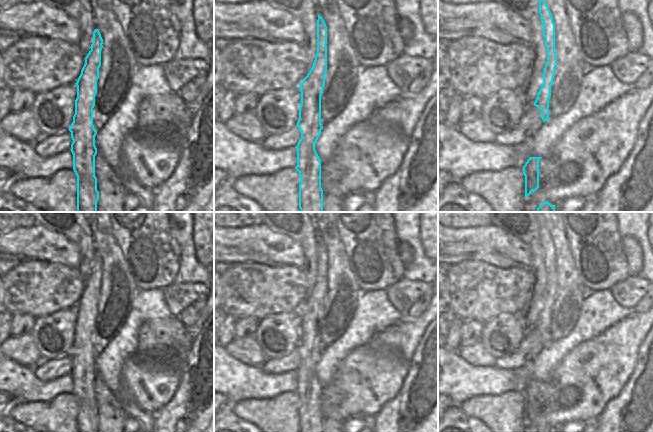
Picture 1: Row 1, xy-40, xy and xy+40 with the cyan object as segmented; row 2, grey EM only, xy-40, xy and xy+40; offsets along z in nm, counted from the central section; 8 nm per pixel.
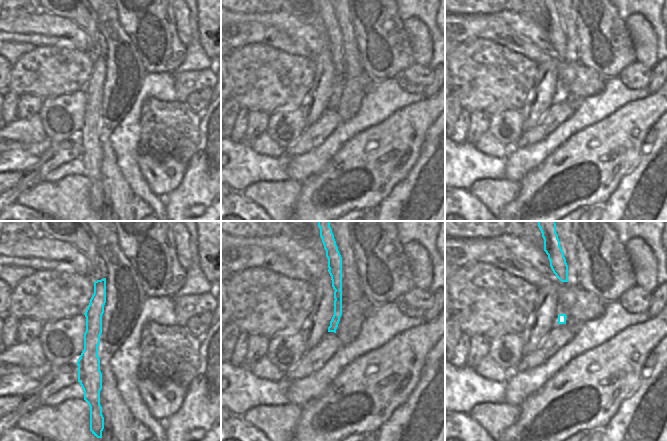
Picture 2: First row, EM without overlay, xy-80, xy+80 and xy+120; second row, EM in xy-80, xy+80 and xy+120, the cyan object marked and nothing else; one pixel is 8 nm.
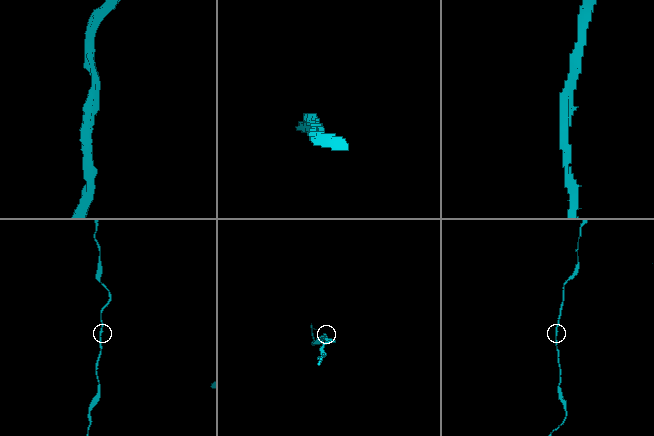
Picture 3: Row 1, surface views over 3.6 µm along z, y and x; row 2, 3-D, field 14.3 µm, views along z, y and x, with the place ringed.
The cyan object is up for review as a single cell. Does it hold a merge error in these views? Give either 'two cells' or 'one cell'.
one cell

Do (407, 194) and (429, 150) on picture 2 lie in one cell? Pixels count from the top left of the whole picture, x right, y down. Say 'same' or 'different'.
same

